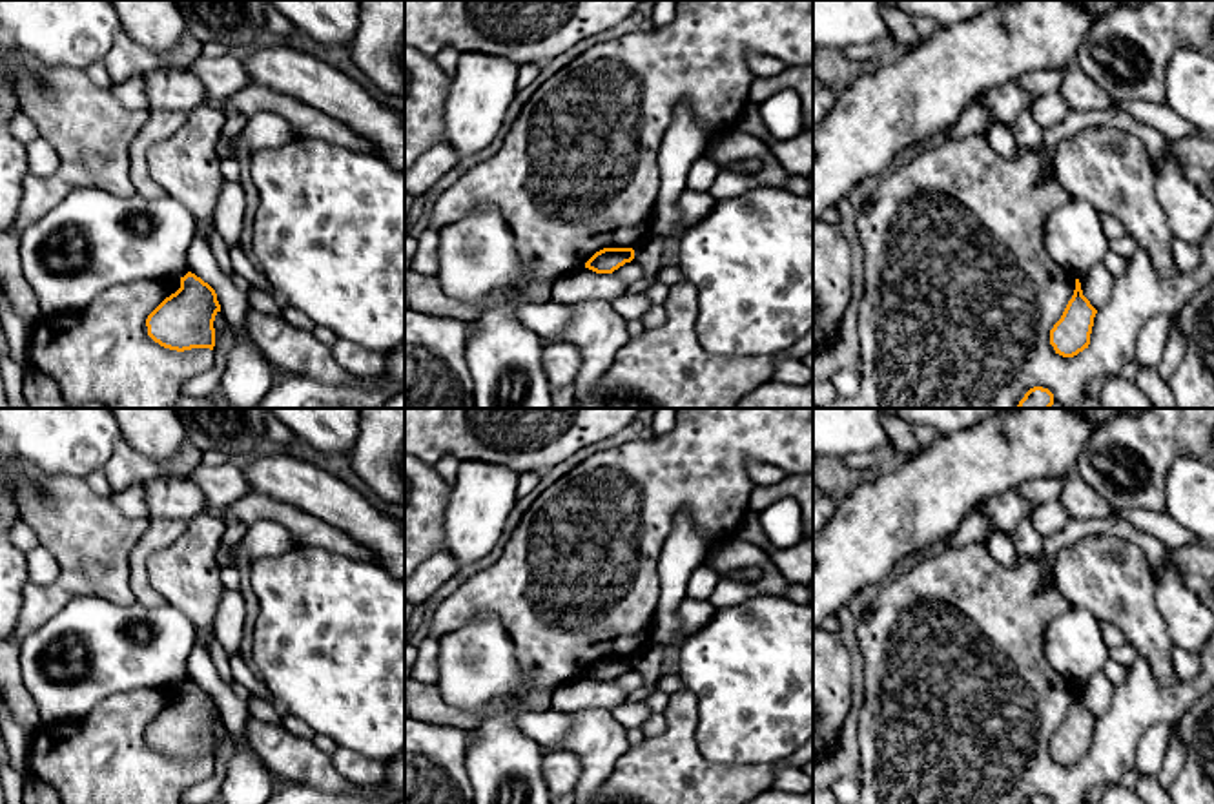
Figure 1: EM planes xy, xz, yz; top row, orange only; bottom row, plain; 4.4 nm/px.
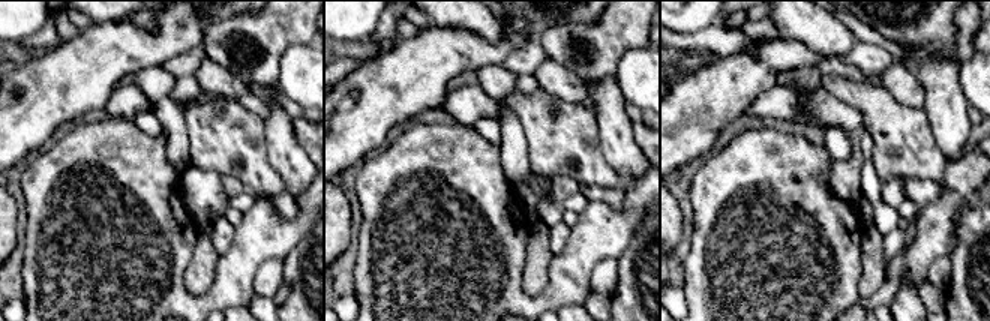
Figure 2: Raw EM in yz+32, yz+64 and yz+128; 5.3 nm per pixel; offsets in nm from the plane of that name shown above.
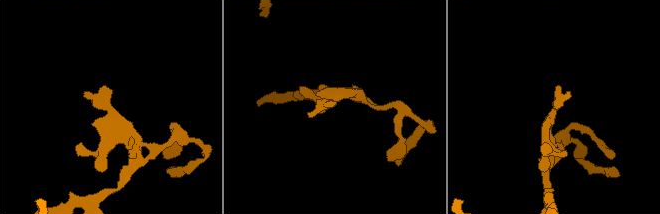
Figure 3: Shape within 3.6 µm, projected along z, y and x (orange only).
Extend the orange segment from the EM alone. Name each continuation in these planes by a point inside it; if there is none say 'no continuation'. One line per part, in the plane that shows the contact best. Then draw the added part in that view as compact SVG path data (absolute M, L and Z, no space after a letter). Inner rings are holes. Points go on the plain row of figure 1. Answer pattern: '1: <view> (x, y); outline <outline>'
no continuation

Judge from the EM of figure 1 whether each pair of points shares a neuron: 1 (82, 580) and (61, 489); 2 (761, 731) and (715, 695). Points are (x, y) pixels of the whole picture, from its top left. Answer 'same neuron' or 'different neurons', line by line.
1: same neuron
2: same neuron

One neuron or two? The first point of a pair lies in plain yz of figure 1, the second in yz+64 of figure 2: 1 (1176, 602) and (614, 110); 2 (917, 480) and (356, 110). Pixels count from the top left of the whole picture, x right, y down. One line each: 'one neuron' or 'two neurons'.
1: one neuron
2: one neuron

